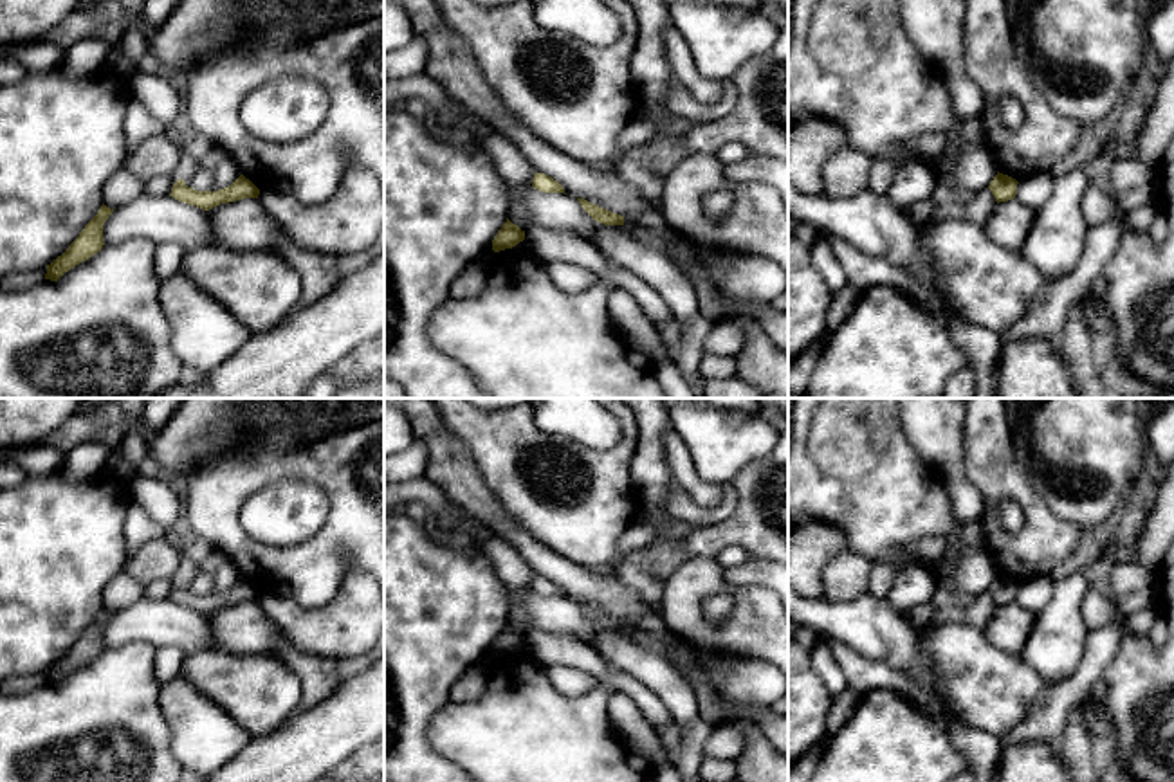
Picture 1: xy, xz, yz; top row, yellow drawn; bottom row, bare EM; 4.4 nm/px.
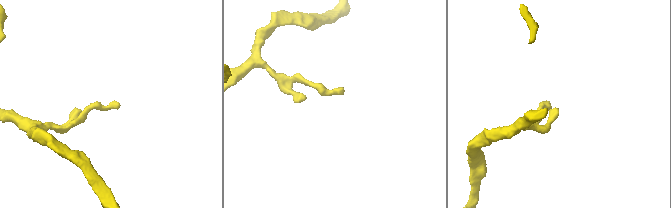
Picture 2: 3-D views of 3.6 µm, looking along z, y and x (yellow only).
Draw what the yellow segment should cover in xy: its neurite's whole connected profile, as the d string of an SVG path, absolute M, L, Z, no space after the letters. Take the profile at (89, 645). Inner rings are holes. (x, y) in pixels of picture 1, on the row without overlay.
M103 607L69 652L47 668L45 683L58 685L65 676L97 658L105 649L103 629L112 616L114 613Z

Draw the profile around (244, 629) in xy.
M258 602L220 607L207 614L215 649L234 654L278 654L287 640Z

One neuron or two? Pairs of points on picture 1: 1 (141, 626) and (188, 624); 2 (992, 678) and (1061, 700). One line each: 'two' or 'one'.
1: one
2: two

